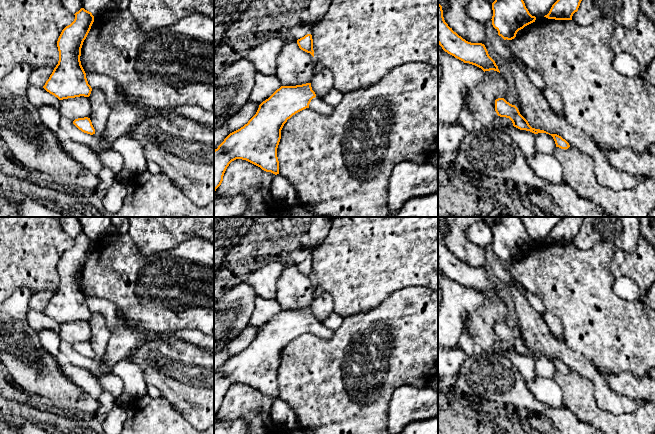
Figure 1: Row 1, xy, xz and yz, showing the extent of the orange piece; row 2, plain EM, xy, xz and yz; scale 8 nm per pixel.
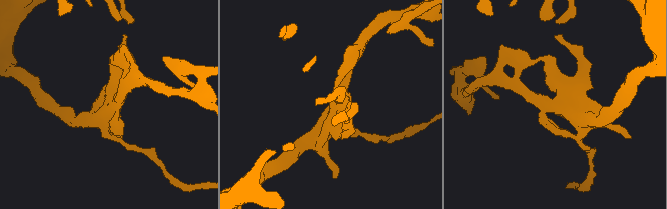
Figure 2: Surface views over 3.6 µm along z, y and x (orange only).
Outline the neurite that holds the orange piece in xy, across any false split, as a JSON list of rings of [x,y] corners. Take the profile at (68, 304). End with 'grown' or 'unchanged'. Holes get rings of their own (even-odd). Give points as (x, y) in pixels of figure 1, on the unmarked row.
[[[81,232],[74,245],[66,250],[57,265],[59,285],[43,312],[59,324],[89,321],[92,315],[81,289],[81,272],[86,263],[94,240]]]; unchanged

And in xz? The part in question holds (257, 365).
[[[311,307],[281,310],[263,325],[248,347],[230,357],[214,374],[214,415],[221,409],[229,388],[236,383],[279,398],[277,372],[281,354],[288,343],[306,332],[323,339],[334,334],[334,330],[316,320]]]; grown

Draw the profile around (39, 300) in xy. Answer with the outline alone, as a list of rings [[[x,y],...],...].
[[[41,291],[33,294],[29,302],[29,309],[43,311],[53,294],[54,292],[52,291]]]

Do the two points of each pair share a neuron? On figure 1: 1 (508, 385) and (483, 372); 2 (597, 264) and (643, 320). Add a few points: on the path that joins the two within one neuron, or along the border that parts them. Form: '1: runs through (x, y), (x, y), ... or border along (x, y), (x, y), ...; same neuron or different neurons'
1: runs through (502, 379), (495, 372), (489, 372); same neuron
2: runs through (597, 281), (597, 287), (626, 316); same neuron

